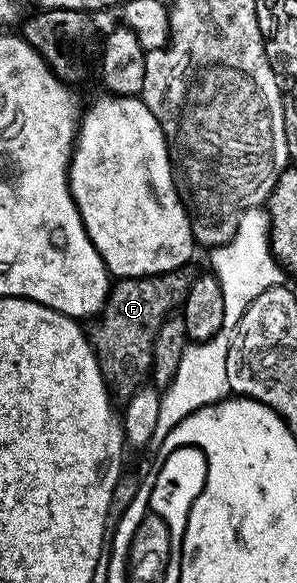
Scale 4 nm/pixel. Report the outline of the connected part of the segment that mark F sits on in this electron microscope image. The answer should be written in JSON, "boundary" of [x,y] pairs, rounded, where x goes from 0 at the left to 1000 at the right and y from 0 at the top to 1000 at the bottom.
{"boundary":[[[609,460],[532,475],[414,475],[374,494],[343,542],[313,552],[316,566],[306,563],[296,576],[357,666],[387,683],[438,683],[495,652],[519,624],[512,595],[525,575],[552,547],[609,525],[640,497],[646,475],[626,467]]]}

